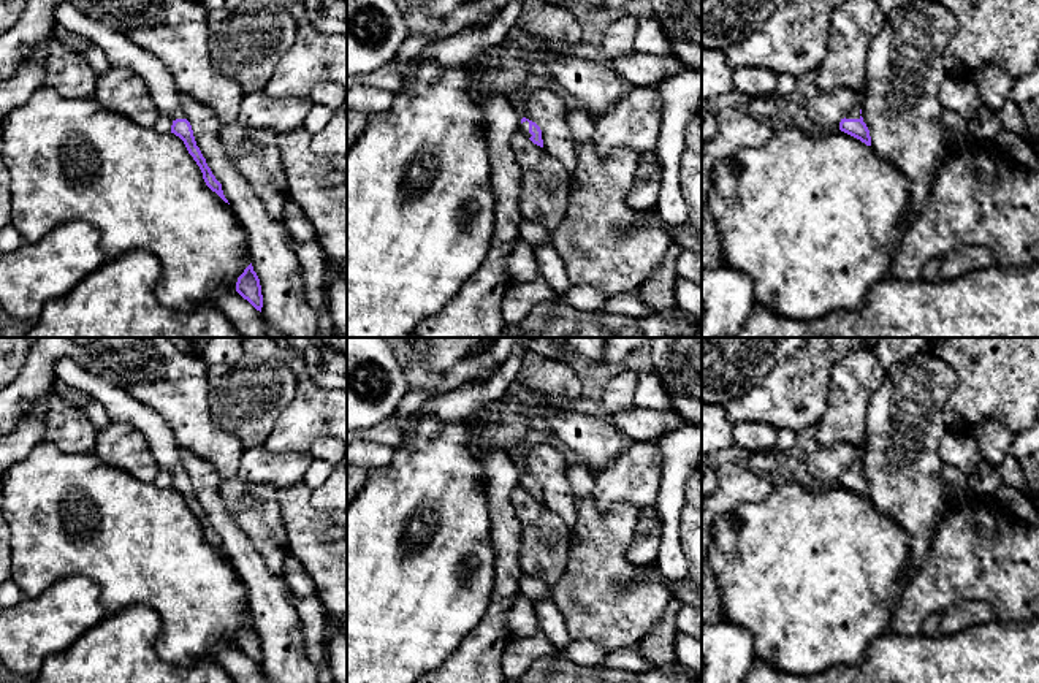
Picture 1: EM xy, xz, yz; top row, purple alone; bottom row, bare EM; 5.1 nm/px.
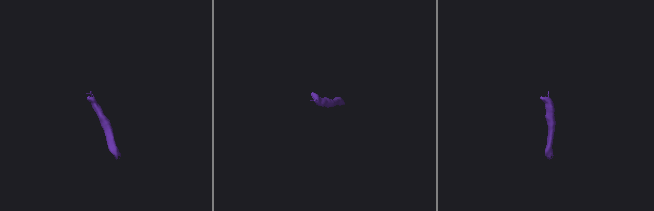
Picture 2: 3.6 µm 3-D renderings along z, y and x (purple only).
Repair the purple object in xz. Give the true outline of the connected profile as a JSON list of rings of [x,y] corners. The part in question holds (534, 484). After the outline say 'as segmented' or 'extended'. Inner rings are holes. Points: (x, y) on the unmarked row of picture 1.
[[[523,472],[520,486],[523,486],[534,499],[543,502],[542,485],[535,477]]]; extended

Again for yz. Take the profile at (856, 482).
[[[865,442],[858,444],[855,447],[857,450],[857,458],[855,461],[846,469],[844,474],[839,477],[839,485],[860,494],[866,501],[871,501],[871,491],[866,479],[863,477],[862,472],[862,455],[865,452]]]; extended

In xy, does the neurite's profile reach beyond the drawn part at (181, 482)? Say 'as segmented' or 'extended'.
extended

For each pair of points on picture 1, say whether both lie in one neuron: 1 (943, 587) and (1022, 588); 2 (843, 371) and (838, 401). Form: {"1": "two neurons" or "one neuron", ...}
{"1": "one neuron", "2": "one neuron"}

